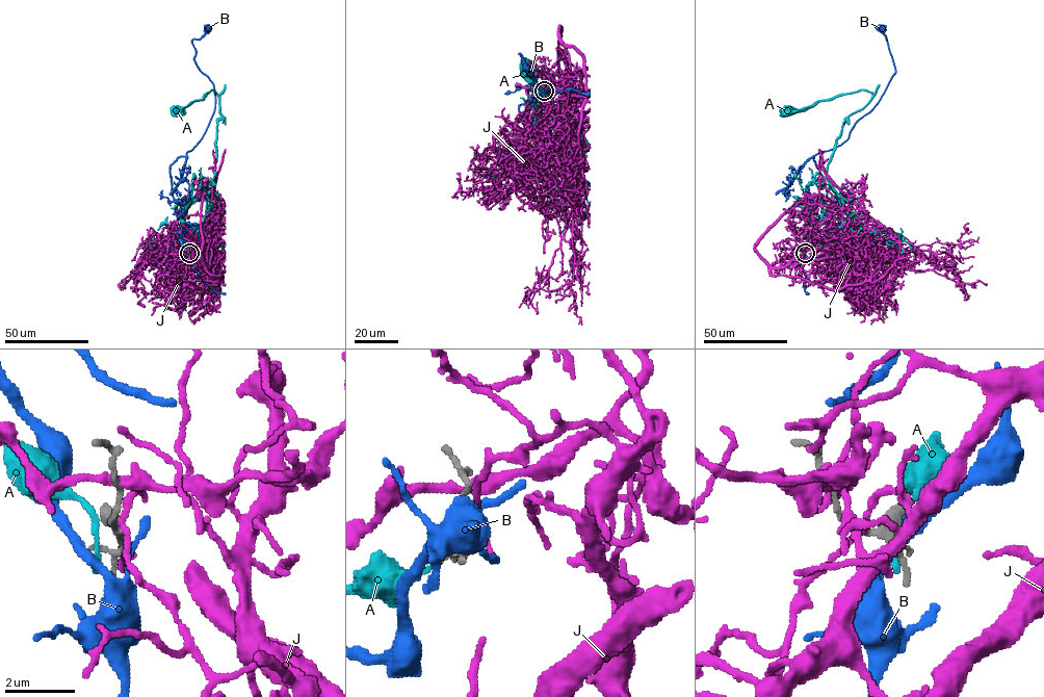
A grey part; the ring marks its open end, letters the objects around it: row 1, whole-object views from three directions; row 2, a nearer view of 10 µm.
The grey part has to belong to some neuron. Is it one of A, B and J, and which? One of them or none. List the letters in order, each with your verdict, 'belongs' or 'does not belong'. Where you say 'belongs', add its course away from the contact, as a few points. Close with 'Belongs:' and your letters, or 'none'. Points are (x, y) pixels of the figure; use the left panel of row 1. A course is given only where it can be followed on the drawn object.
A: does not belong
B: does not belong
J: does not belong
Belongs: none

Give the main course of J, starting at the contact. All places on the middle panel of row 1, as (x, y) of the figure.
J: (544, 88), (552, 84), (557, 146), (571, 163), (574, 206), (549, 269), (525, 292), (524, 301)

